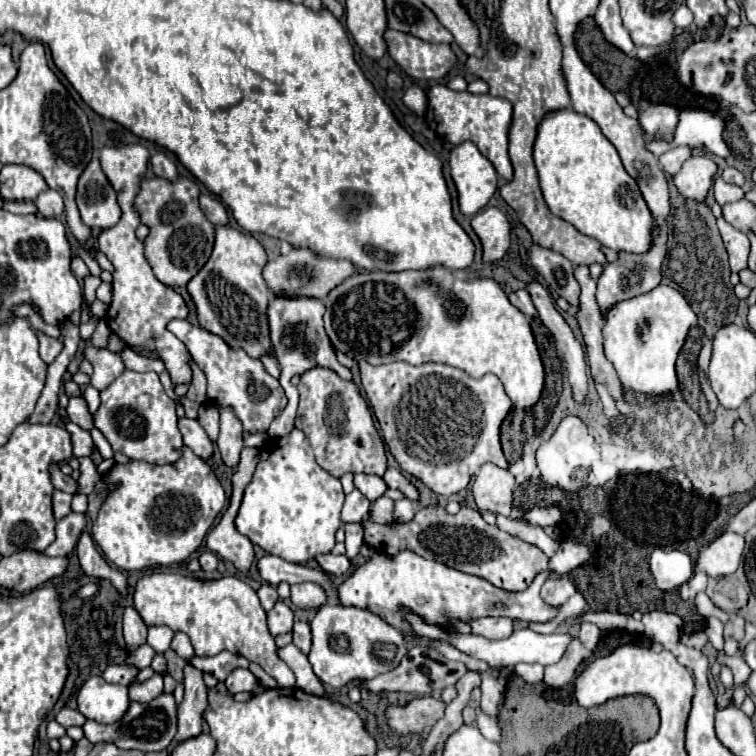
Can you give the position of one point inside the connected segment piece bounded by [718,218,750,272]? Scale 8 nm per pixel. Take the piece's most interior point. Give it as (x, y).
(736, 242)

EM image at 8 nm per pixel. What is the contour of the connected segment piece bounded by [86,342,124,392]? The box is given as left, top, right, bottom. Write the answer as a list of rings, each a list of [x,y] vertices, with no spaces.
[[[86,342],[86,358],[92,362],[94,366],[94,374],[90,384],[102,392],[116,376],[120,376],[124,372],[124,362],[120,358],[120,354],[114,354],[110,350],[98,350],[94,348],[90,342]]]

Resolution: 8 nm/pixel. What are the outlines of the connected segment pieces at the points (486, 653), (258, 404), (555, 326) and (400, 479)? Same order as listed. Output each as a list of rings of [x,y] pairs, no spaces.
[[[404,610],[404,612],[406,612],[406,620],[412,624],[412,628],[416,630],[416,634],[420,634],[420,636],[424,636],[424,638],[432,638],[432,640],[434,640],[434,638],[438,638],[438,640],[448,640],[450,644],[454,644],[454,646],[460,648],[462,652],[466,652],[466,654],[470,654],[470,656],[474,656],[474,658],[480,658],[480,660],[488,662],[490,666],[514,666],[514,664],[518,664],[518,662],[528,662],[528,664],[540,662],[542,666],[550,666],[550,664],[556,664],[556,662],[564,656],[568,644],[574,640],[574,636],[568,634],[568,632],[538,634],[538,632],[534,632],[534,630],[530,630],[530,628],[516,630],[510,638],[504,638],[504,640],[488,640],[488,638],[476,636],[476,634],[446,632],[444,628],[436,628],[436,626],[432,626],[432,624],[426,624],[424,620],[420,620],[420,616],[416,616],[416,614],[408,612],[408,610]]]
[[[170,320],[166,326],[184,346],[206,376],[206,398],[216,408],[230,406],[242,422],[244,432],[266,432],[270,422],[284,410],[288,398],[280,382],[270,376],[258,358],[250,358],[242,348],[228,346],[220,336],[190,324],[188,320]]]
[[[532,282],[528,286],[528,292],[540,314],[540,320],[552,332],[552,336],[556,340],[556,348],[564,358],[566,376],[568,376],[574,400],[578,404],[588,404],[590,402],[590,398],[588,398],[588,364],[586,364],[582,344],[576,340],[572,328],[562,318],[562,314],[556,310],[552,296],[538,282]]]
[[[388,466],[388,470],[384,472],[382,480],[388,484],[388,488],[398,488],[398,490],[402,490],[402,492],[406,494],[406,498],[410,498],[410,500],[416,500],[416,498],[418,498],[418,490],[400,474],[398,468]]]

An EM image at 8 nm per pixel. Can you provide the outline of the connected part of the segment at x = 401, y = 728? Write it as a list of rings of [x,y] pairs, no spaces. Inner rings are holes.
[[[432,696],[412,700],[408,706],[390,706],[388,708],[388,724],[398,734],[428,734],[428,728],[444,714],[444,702]]]

